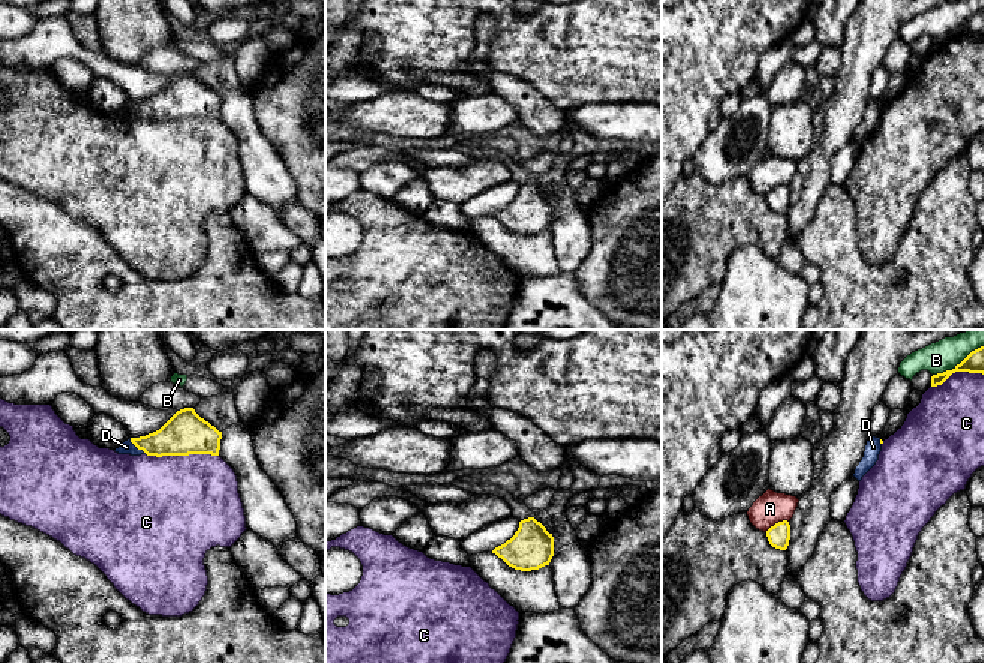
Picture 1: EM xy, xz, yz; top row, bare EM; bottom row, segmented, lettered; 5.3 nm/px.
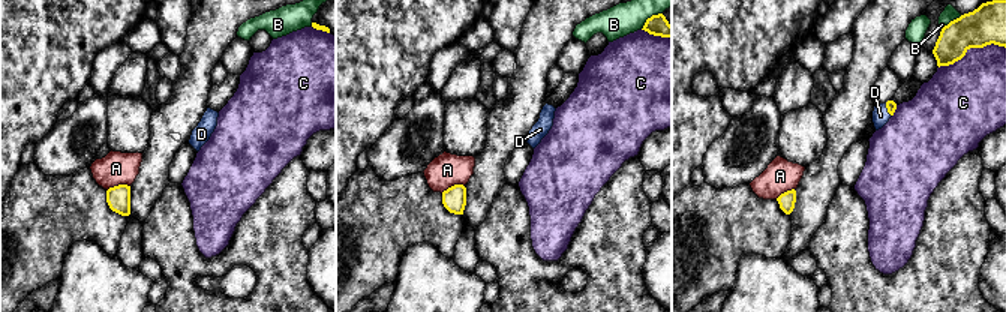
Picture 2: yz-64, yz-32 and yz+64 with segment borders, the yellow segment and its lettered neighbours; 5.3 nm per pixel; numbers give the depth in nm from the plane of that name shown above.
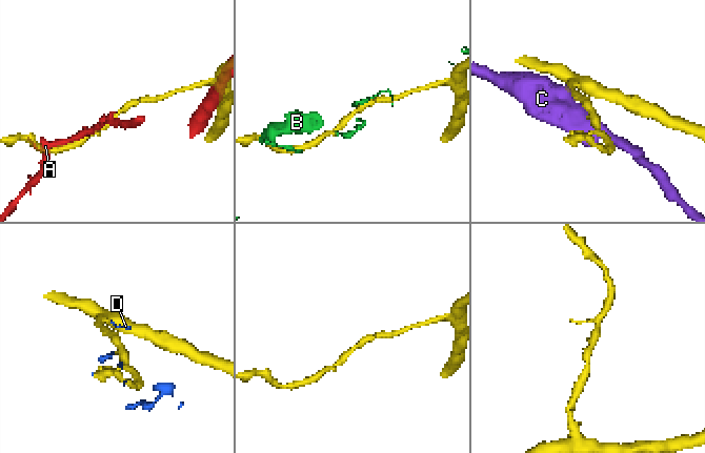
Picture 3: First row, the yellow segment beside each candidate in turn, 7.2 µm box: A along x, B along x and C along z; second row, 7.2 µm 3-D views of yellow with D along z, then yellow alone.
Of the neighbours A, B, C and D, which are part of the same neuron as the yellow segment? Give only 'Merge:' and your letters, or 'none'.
Merge: D

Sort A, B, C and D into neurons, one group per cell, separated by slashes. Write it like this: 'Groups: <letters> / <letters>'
Groups: A / B / C / D

